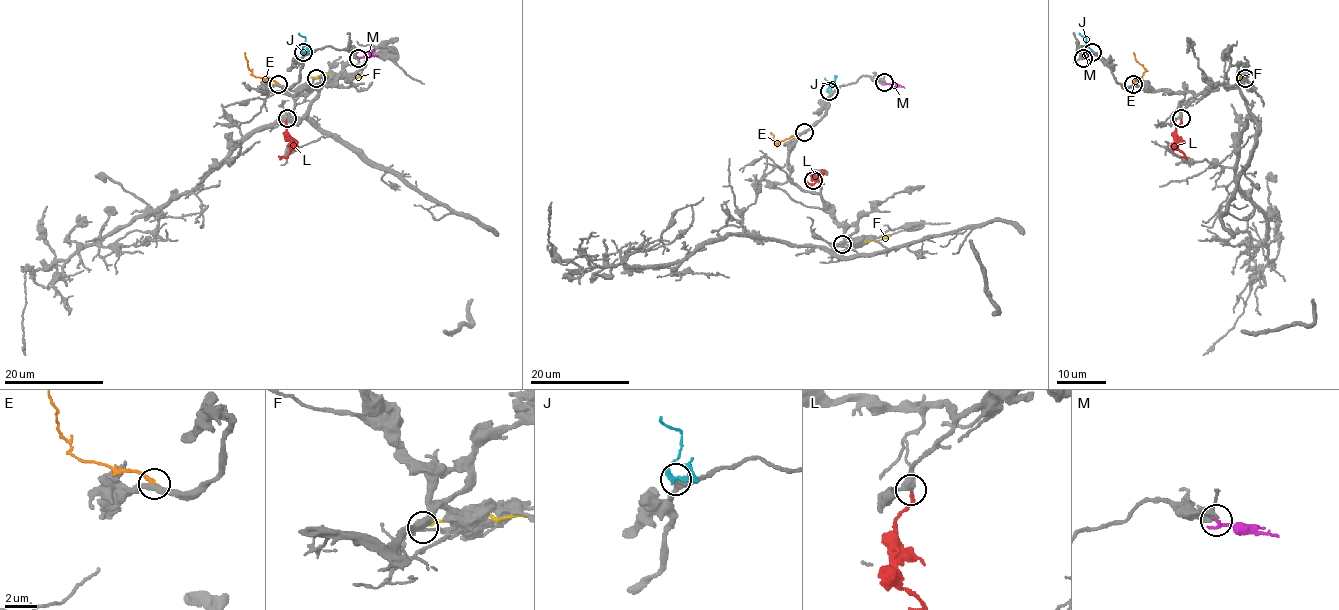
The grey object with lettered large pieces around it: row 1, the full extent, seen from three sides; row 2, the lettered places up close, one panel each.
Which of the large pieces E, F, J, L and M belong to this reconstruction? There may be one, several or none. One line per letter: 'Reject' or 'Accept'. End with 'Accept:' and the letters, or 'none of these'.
E: Reject
F: Reject
J: Reject
L: Accept
M: Reject
Accept: L

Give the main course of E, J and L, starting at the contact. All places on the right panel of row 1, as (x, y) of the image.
E: (1133, 84), (1145, 71), (1133, 52)
J: (1092, 52), (1086, 45), (1086, 38), (1078, 32)
L: (1181, 119), (1175, 139), (1176, 147), (1185, 157), (1180, 156)

